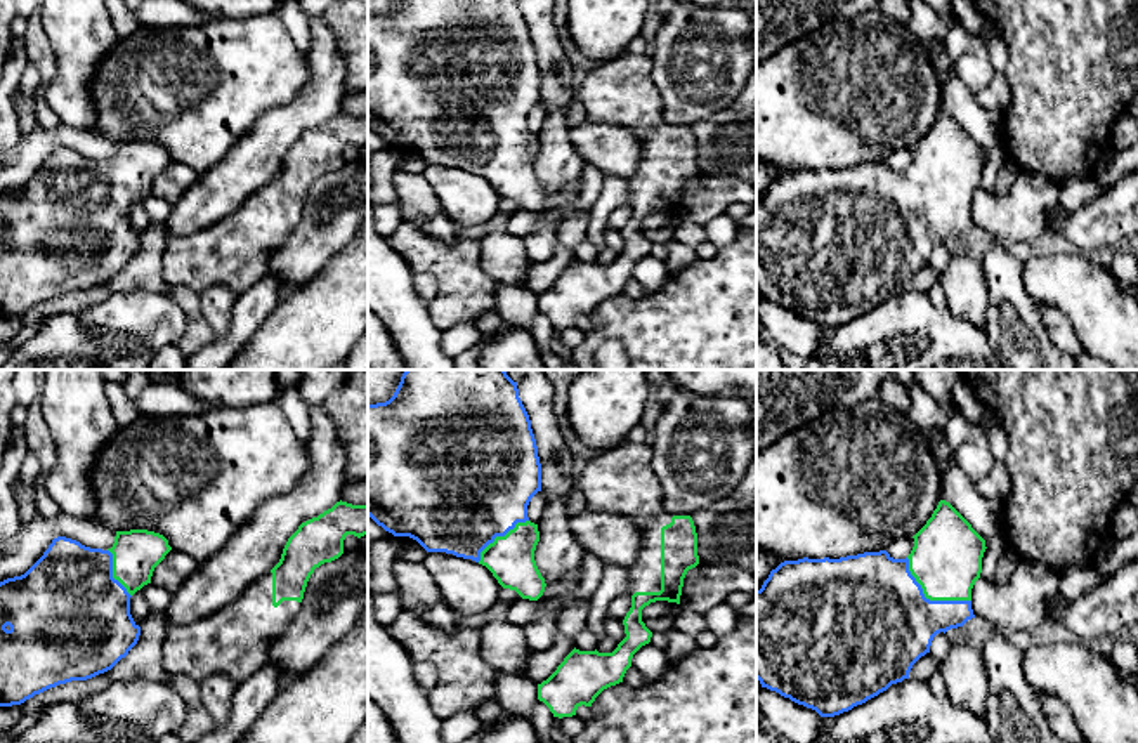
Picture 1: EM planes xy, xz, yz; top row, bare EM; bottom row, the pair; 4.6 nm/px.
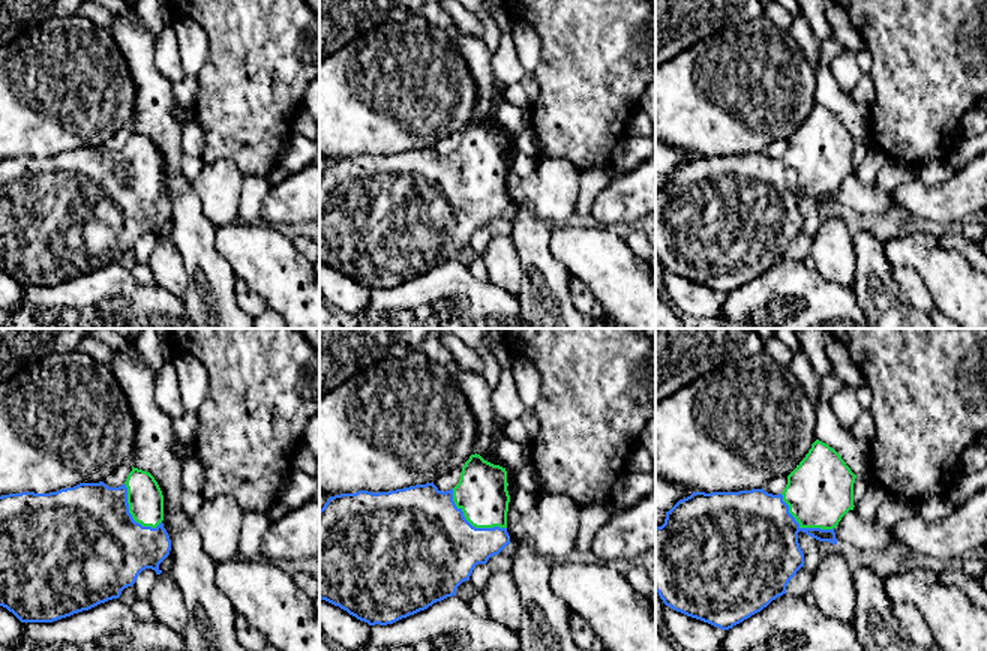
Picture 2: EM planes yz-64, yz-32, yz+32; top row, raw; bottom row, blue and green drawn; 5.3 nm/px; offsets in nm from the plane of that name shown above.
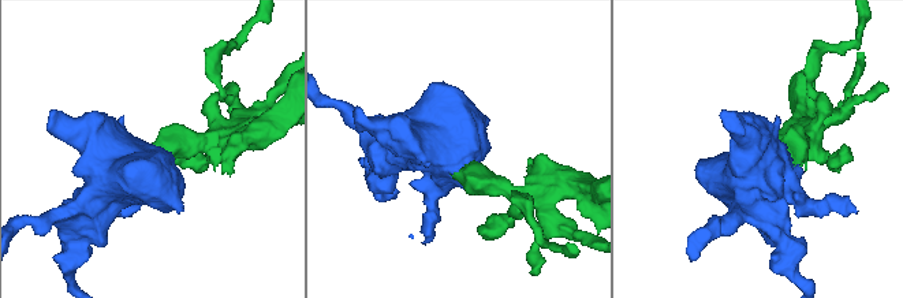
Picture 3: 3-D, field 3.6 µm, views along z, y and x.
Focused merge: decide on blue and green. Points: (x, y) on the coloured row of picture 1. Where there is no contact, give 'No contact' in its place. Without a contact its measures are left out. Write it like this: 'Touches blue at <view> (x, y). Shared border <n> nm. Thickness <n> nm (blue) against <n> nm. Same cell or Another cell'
Touches blue at yz (928, 599). Shared border 360 nm. Thickness 480 nm (blue) against 320 nm. Same cell

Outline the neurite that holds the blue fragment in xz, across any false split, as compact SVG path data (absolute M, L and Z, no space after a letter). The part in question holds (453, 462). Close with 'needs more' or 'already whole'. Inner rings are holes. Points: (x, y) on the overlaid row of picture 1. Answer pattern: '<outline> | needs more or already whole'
M406 370L389 401L368 404L368 516L394 536L416 540L427 552L446 552L486 566L503 588L515 590L529 601L538 601L546 587L534 561L538 524L527 517L527 505L538 491L541 491L541 464L536 439L517 382L505 370Z | needs more

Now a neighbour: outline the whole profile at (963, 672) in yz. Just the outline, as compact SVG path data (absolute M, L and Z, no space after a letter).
M968 642L952 644L939 674L945 684L947 698L956 707L985 717L989 693L980 648Z

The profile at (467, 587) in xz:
M427 552L422 564L439 587L441 599L458 618L486 613L500 599L503 587L486 566L472 559Z

